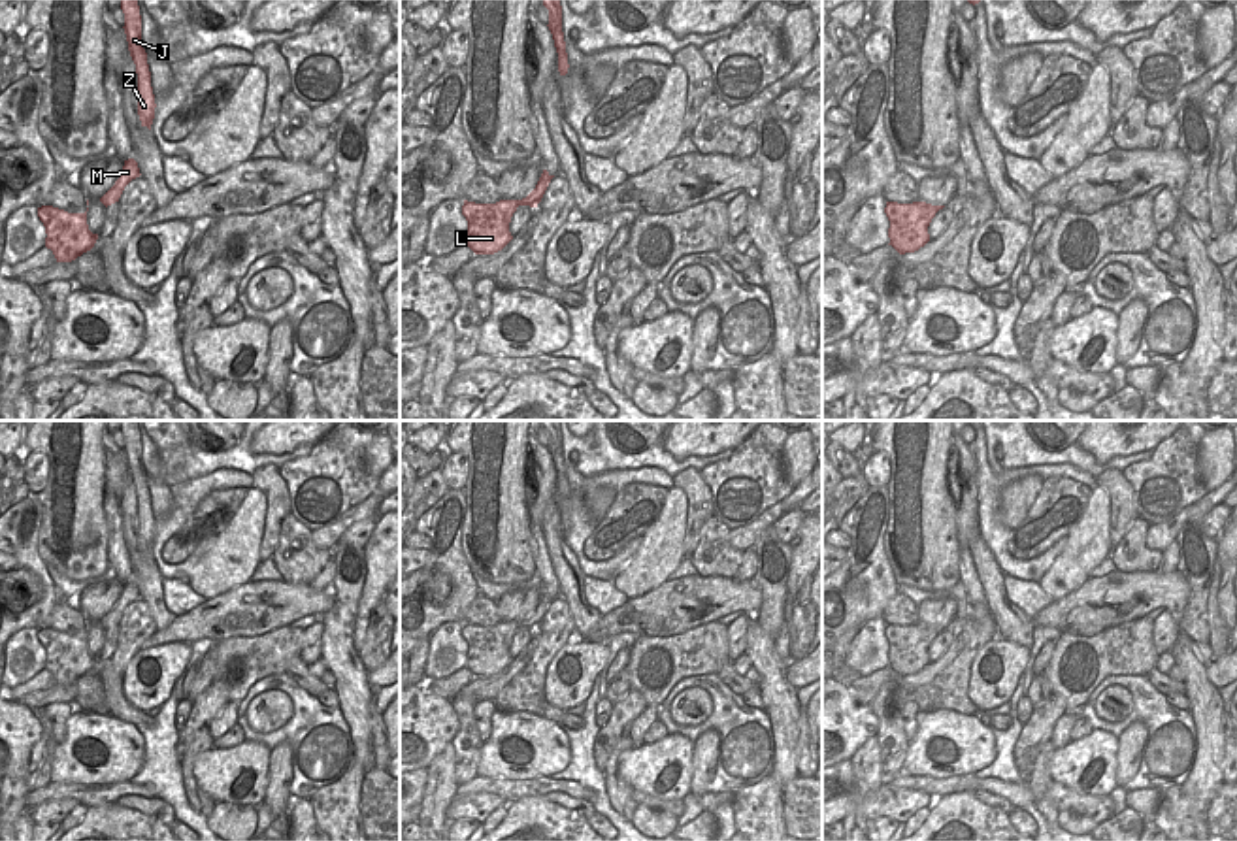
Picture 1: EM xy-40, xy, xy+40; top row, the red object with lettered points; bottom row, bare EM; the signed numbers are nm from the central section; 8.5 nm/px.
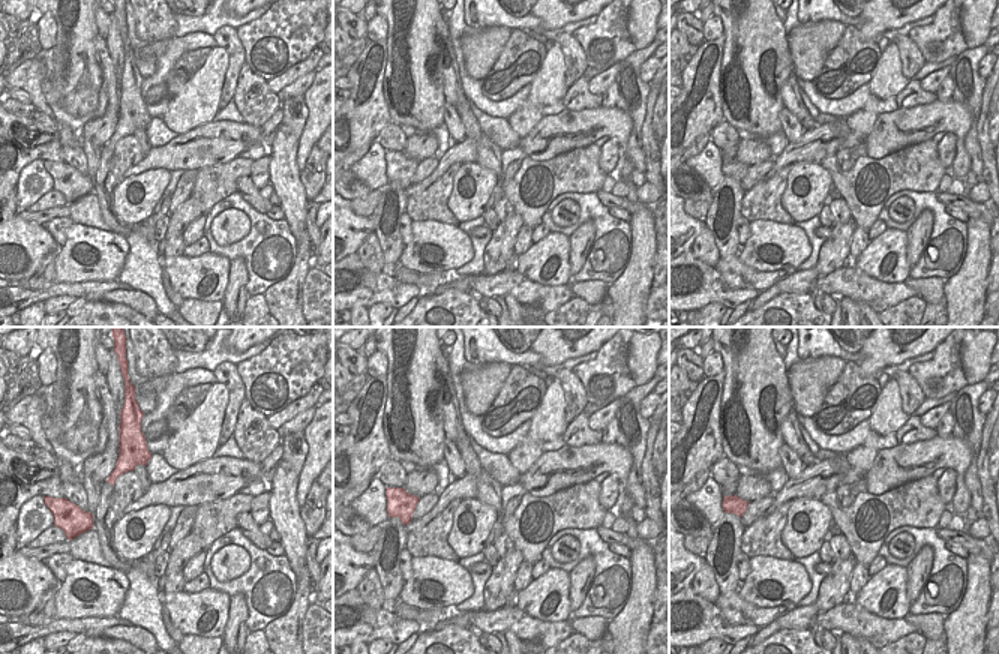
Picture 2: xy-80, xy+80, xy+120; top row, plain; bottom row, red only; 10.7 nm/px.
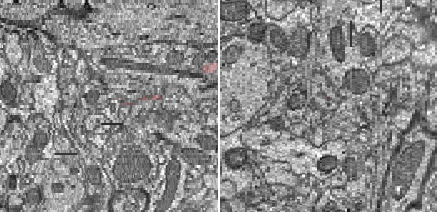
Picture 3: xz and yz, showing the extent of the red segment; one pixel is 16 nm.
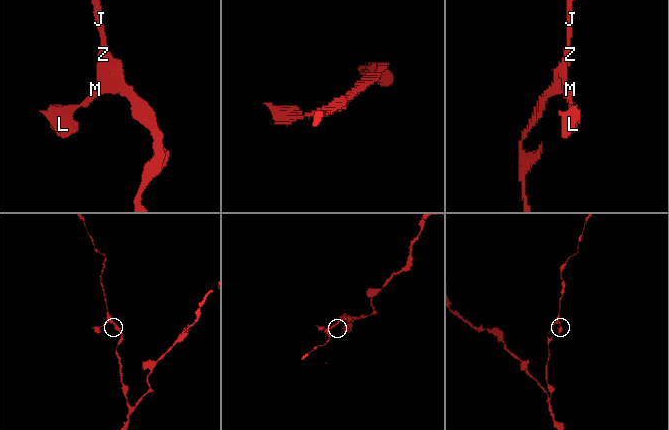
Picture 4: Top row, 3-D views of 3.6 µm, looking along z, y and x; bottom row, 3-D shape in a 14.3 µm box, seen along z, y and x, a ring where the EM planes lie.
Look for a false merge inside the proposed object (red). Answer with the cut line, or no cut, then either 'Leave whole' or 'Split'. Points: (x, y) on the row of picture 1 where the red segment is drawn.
No split. Leave whole

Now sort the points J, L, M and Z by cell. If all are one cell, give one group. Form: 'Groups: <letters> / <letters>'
Groups: J L M Z

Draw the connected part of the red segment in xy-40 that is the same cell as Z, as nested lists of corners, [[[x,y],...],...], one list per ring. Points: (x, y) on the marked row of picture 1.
[[[121,0],[121,9],[124,13],[123,28],[126,34],[128,51],[136,64],[136,74],[138,74],[138,115],[140,115],[141,126],[147,126],[151,130],[157,104],[155,104],[155,94],[151,87],[147,53],[141,41],[141,15],[140,15],[138,0]]]

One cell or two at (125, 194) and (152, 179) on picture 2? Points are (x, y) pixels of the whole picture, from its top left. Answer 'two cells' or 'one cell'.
one cell

